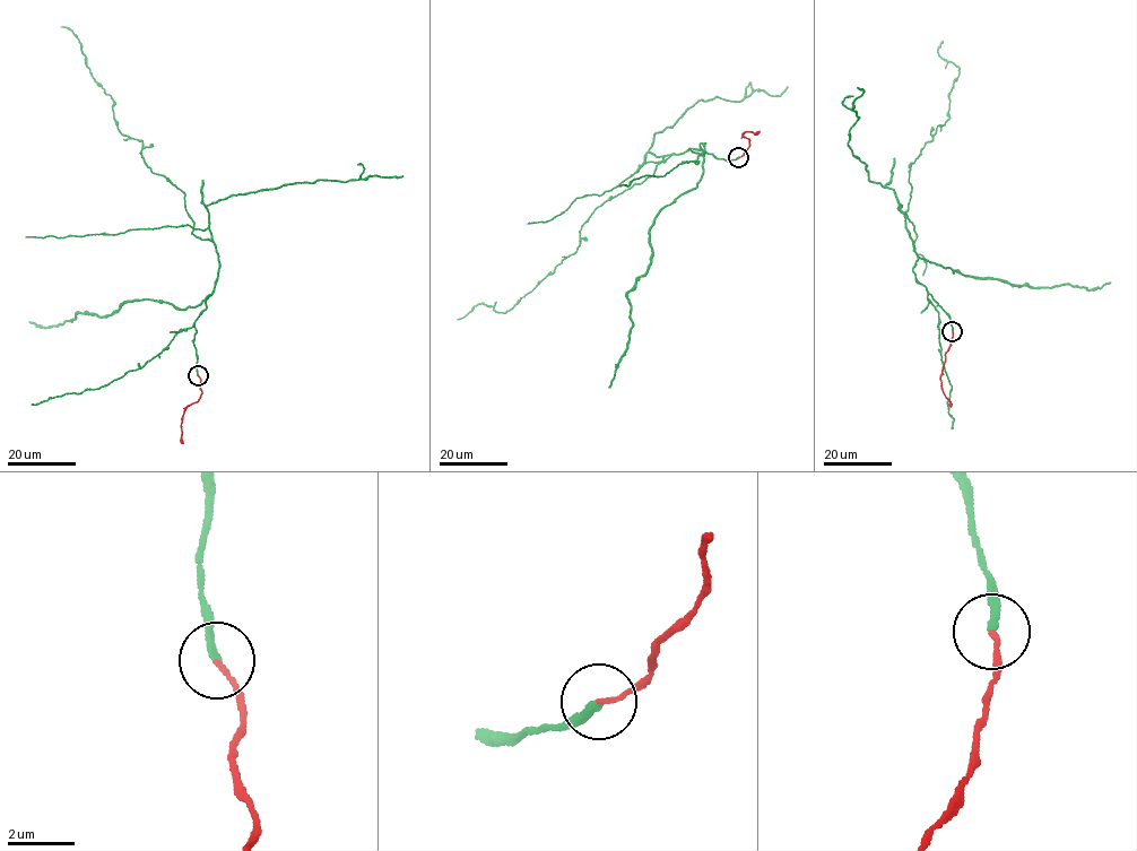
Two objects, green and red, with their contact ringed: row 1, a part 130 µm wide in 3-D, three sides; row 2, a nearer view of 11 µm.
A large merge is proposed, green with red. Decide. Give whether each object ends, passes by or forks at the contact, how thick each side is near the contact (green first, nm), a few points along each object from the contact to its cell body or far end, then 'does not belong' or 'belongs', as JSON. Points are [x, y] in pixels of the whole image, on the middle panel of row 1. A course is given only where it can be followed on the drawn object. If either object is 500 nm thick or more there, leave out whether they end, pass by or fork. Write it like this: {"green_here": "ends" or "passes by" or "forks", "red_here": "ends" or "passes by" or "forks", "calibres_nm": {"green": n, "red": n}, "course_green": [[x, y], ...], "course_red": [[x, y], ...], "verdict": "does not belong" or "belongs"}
{"green_here": "ends", "red_here": "ends", "calibres_nm": {"green": 220, "red": 120}, "course_green": [[738, 157], [719, 159], [705, 142], [671, 154], [596, 209], [576, 251], [506, 312], [482, 303], [457, 319]], "course_red": [[738, 157], [751, 146], [751, 140], [743, 133], [760, 131]], "verdict": "belongs"}

